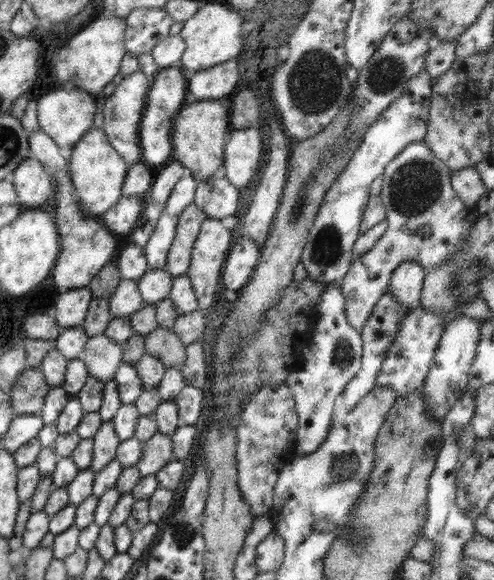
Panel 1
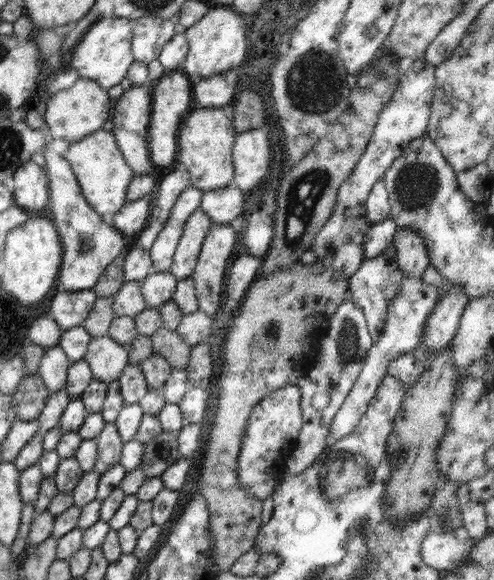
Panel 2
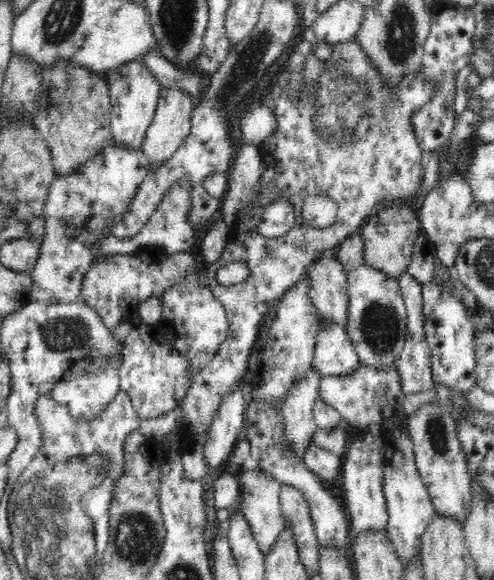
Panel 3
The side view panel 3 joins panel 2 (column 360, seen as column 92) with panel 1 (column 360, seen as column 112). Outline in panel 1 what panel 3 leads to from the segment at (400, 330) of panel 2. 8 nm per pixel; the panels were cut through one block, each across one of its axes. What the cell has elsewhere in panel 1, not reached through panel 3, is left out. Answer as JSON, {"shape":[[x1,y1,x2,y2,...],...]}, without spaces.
{"shape":[[388,290,383,296,377,300,374,305,372,314,369,316,367,323,359,330,361,339,363,340,363,353,361,356,361,369,357,375,348,381,346,388,342,391,342,400,346,409,349,411,354,408,359,400,375,387,375,380,380,372,381,362,386,357,387,348,394,340,397,328,402,322,402,319,410,312,410,308,403,308,401,304,395,299,394,295]]}

